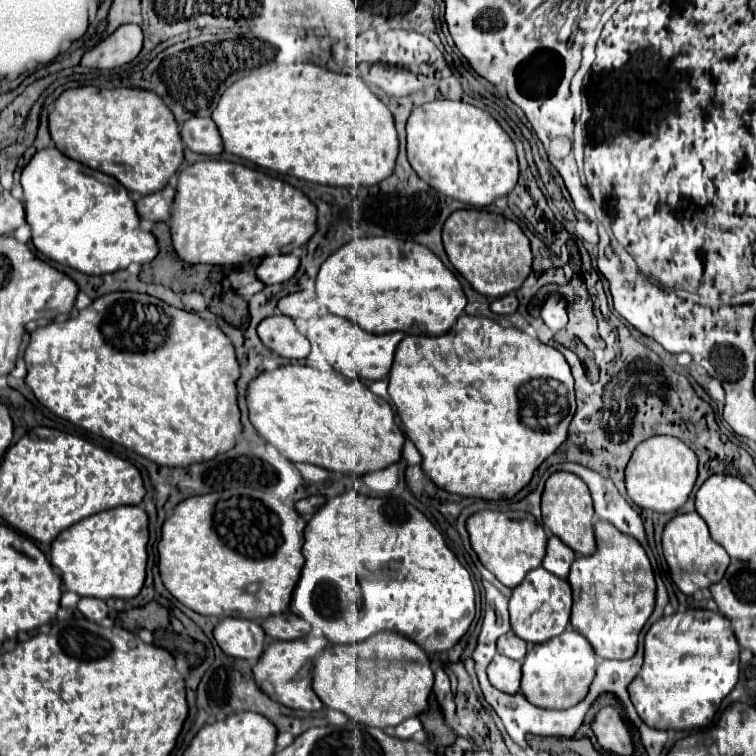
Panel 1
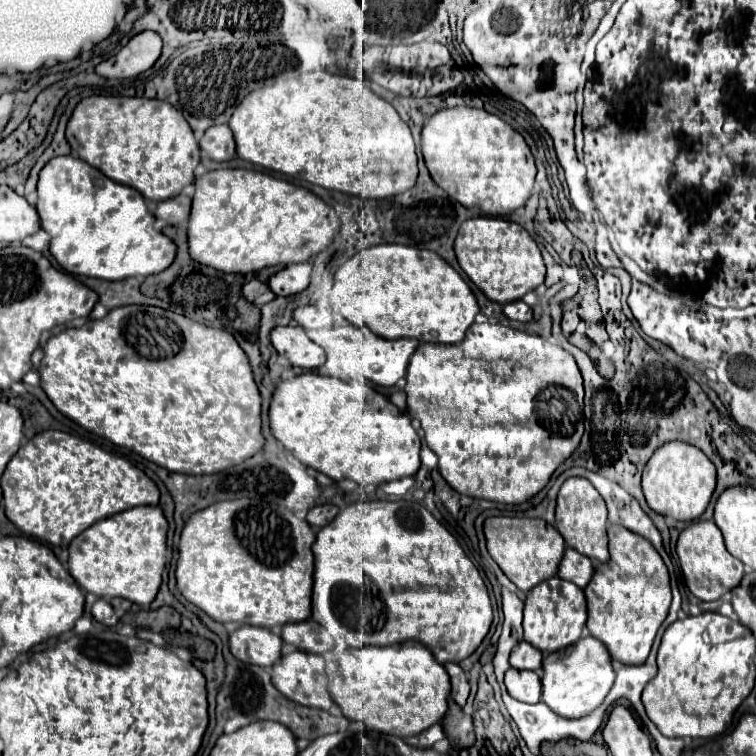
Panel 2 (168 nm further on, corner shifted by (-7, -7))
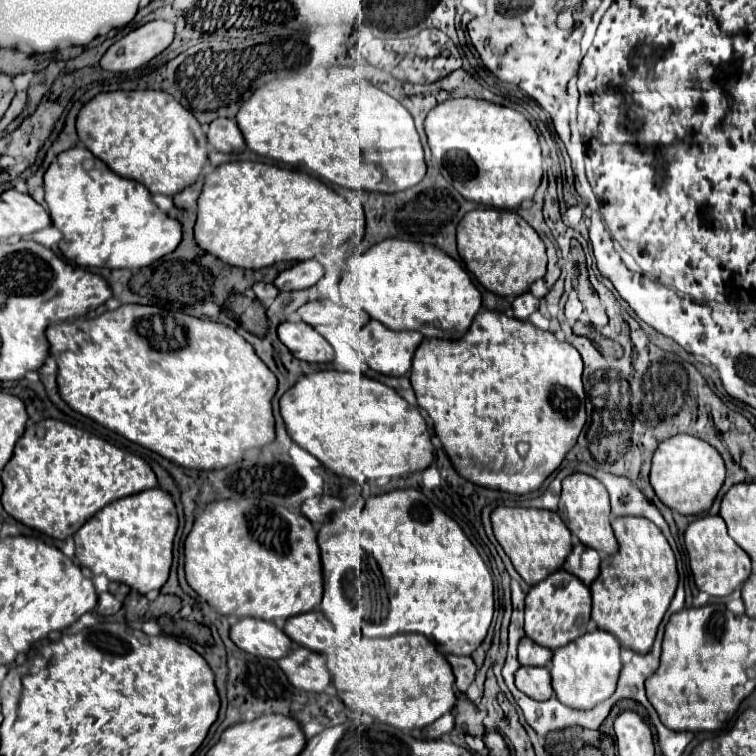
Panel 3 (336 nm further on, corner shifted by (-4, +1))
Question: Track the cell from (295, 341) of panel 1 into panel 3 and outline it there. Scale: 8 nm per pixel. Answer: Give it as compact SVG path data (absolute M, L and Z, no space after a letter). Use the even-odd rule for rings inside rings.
M283 322L279 326L279 338L281 342L297 356L299 360L305 362L315 362L315 364L327 364L333 362L333 348L331 344L309 324L305 322Z

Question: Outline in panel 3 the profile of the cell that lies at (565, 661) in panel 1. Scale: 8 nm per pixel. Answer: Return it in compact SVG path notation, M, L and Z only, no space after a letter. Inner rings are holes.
M605 630L587 632L583 634L583 638L571 642L571 646L563 646L563 650L555 650L551 660L555 696L571 708L593 708L595 704L613 696L621 668L623 664L621 664L619 640Z

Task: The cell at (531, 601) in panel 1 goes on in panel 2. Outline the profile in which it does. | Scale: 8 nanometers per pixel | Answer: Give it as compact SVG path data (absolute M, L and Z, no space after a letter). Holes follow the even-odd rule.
M558 576L540 582L526 594L524 602L524 640L534 648L550 654L552 650L566 648L580 638L582 626L586 622L586 598L584 592L572 582L560 580Z

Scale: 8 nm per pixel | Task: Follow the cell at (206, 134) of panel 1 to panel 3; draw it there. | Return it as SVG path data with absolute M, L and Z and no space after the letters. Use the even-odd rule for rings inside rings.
M217 118L215 122L211 122L207 138L209 138L209 144L217 152L237 154L245 148L245 140L243 140L243 134L241 134L237 122L229 120L229 118Z

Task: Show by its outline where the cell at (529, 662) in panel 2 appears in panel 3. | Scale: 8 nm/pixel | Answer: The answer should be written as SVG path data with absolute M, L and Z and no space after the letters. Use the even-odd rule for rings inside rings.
M521 638L519 642L519 662L523 666L547 666L547 662L551 662L553 652L551 650L543 650L543 646L535 646L535 642L531 642L531 638Z

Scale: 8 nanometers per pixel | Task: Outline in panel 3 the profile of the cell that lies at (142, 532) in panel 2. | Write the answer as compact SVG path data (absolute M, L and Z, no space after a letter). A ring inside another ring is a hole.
M149 488L111 502L87 520L73 536L77 546L75 558L93 574L105 574L109 580L123 582L133 590L147 594L159 590L169 578L177 528L179 518L171 494L161 488Z

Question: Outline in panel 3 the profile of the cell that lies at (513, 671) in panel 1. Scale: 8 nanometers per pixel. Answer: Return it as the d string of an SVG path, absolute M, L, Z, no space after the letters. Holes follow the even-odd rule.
M521 666L515 674L515 684L523 694L527 694L533 700L549 700L553 696L551 674L547 668Z

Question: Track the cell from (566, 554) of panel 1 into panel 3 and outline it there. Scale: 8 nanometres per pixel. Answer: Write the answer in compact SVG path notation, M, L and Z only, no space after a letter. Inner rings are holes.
M575 542L563 568L569 574L575 574L581 582L587 582L587 586L591 586L591 582L599 576L599 566L601 566L601 554L581 542Z

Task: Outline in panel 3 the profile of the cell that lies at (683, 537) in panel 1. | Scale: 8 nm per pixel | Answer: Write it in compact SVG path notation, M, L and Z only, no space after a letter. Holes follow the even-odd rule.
M707 514L707 516L699 516L695 522L691 522L685 532L685 548L689 554L689 562L691 562L691 570L693 570L697 588L711 596L729 596L751 574L751 558L727 534L727 526L721 516Z

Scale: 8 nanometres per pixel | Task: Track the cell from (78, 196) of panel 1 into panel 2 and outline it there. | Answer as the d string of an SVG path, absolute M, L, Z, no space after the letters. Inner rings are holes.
M56 156L42 170L38 178L38 202L42 230L50 236L50 254L56 262L76 276L92 276L102 280L124 280L130 276L150 276L166 270L174 262L176 246L162 232L154 230L154 216L148 212L142 194L130 186L110 180L100 170L74 156Z

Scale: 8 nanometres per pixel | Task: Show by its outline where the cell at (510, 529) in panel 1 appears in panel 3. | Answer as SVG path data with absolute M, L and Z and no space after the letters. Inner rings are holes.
M499 506L491 514L493 532L499 544L503 546L505 554L511 558L515 570L521 574L521 578L533 586L559 570L567 558L567 554L573 548L573 538L565 522L557 512L549 510L537 510L537 508L507 508Z

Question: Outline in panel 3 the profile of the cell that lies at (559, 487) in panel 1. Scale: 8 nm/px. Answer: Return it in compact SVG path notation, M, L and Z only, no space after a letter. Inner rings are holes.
M575 472L563 480L563 492L561 492L561 510L567 514L567 528L579 542L605 552L605 554L615 554L619 550L617 538L611 530L611 506L609 506L609 494L605 486L583 472Z

